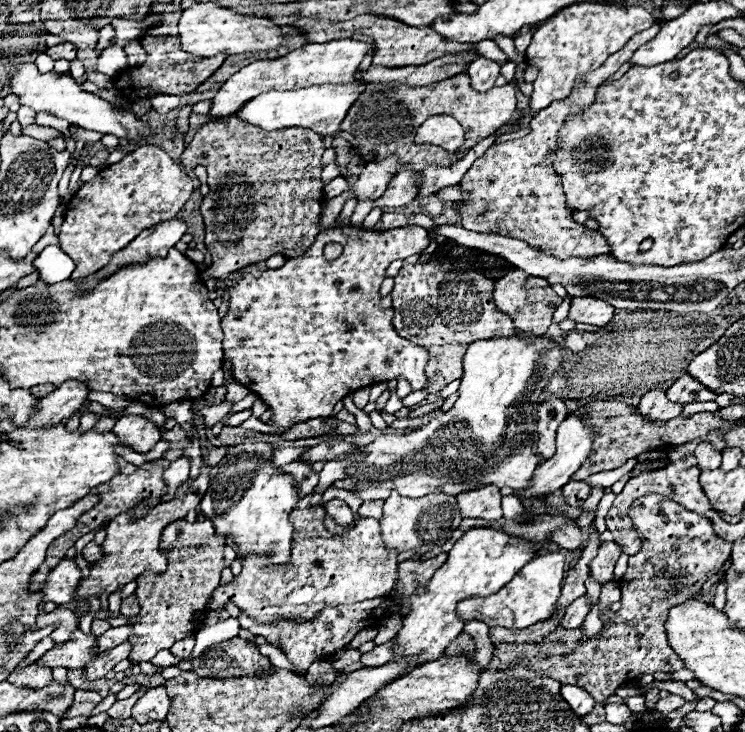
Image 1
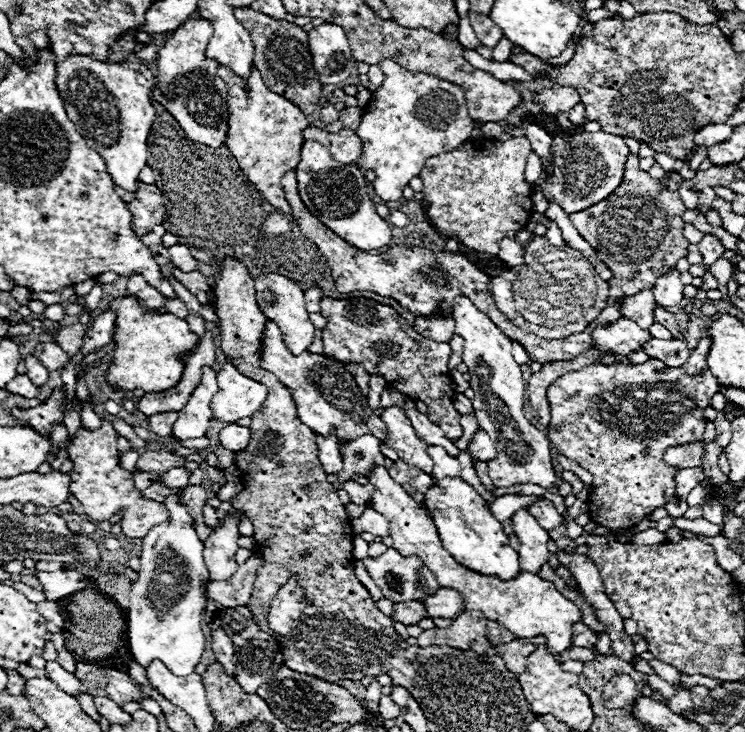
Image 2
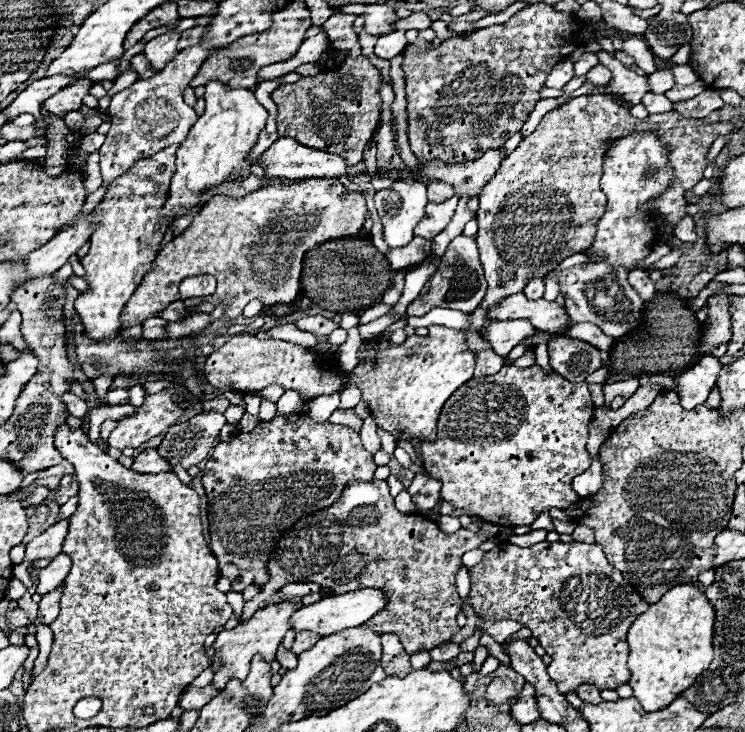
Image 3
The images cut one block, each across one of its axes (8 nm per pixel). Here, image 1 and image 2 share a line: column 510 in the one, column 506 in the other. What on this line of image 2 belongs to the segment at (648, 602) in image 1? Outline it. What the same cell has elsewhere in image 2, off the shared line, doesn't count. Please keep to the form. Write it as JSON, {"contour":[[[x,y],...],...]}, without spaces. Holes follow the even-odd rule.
{"contour":[[[536,636],[536,638],[516,638],[514,642],[496,646],[496,654],[504,658],[504,662],[506,662],[506,666],[508,666],[510,672],[522,674],[522,672],[526,670],[526,658],[528,658],[540,644],[546,644],[544,636]]]}

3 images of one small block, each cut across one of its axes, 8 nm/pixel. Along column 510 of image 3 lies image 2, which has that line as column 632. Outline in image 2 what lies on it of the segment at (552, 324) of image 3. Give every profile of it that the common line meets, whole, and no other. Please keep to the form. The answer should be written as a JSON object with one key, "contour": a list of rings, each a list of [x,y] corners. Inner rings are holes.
{"contour":[[[644,290],[638,292],[634,296],[622,296],[620,298],[620,312],[622,316],[628,316],[630,320],[636,320],[642,328],[650,328],[654,324],[654,294],[652,290]]]}

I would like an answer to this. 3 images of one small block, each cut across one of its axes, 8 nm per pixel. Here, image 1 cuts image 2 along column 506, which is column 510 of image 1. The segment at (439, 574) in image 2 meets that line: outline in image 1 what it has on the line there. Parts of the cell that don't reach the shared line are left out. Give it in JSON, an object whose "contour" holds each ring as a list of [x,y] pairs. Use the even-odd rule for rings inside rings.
{"contour":[[[552,552],[532,558],[500,592],[486,596],[486,598],[468,598],[458,604],[456,614],[464,620],[482,620],[490,628],[510,628],[510,630],[524,630],[536,622],[548,620],[554,612],[554,604],[560,596],[560,582],[564,578],[564,554]]]}

